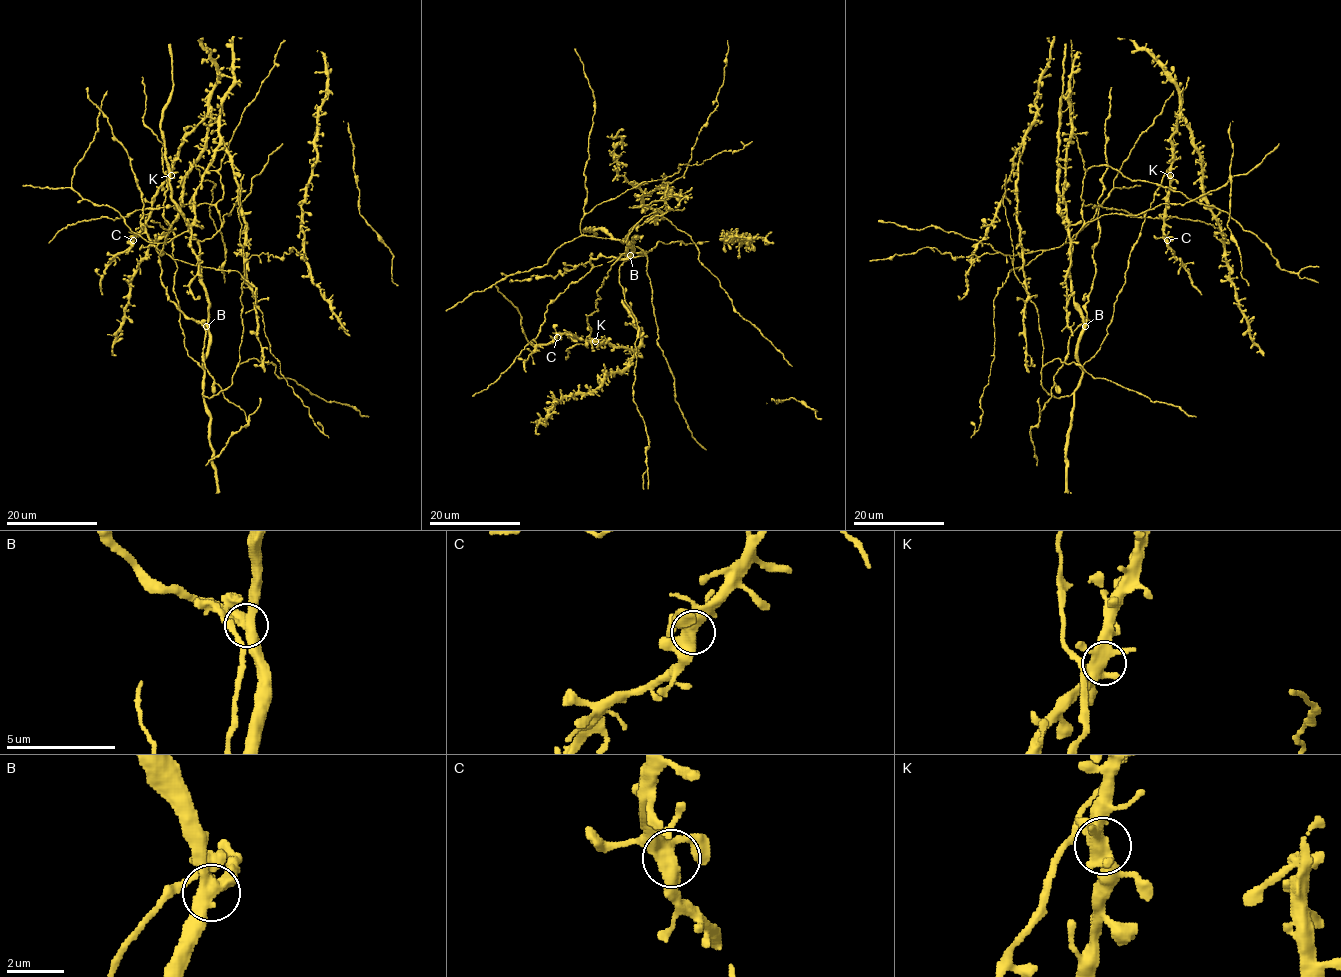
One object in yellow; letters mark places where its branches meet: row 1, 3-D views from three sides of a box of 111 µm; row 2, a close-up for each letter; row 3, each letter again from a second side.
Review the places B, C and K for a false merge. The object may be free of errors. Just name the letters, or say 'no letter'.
B

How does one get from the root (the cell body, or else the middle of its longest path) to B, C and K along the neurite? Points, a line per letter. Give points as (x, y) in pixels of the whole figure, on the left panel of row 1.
B: (208, 306), (207, 326)
C: (208, 306), (209, 347), (201, 367), (187, 353), (173, 293), (173, 232), (163, 216), (168, 173), (133, 240)
K: (208, 306), (209, 347), (201, 367), (187, 353), (173, 293), (173, 232), (163, 216), (167, 174), (171, 175)

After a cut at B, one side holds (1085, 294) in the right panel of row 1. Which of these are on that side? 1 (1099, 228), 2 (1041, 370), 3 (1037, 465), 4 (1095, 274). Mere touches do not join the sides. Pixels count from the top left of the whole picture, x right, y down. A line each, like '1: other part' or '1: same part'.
1: same part
2: other part
3: same part
4: same part

